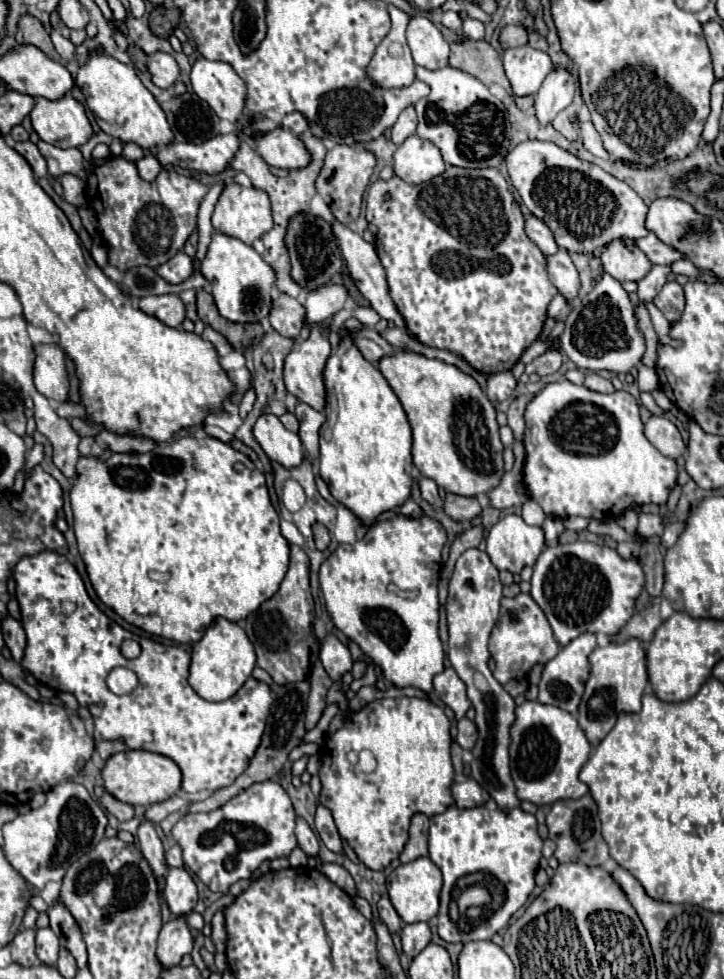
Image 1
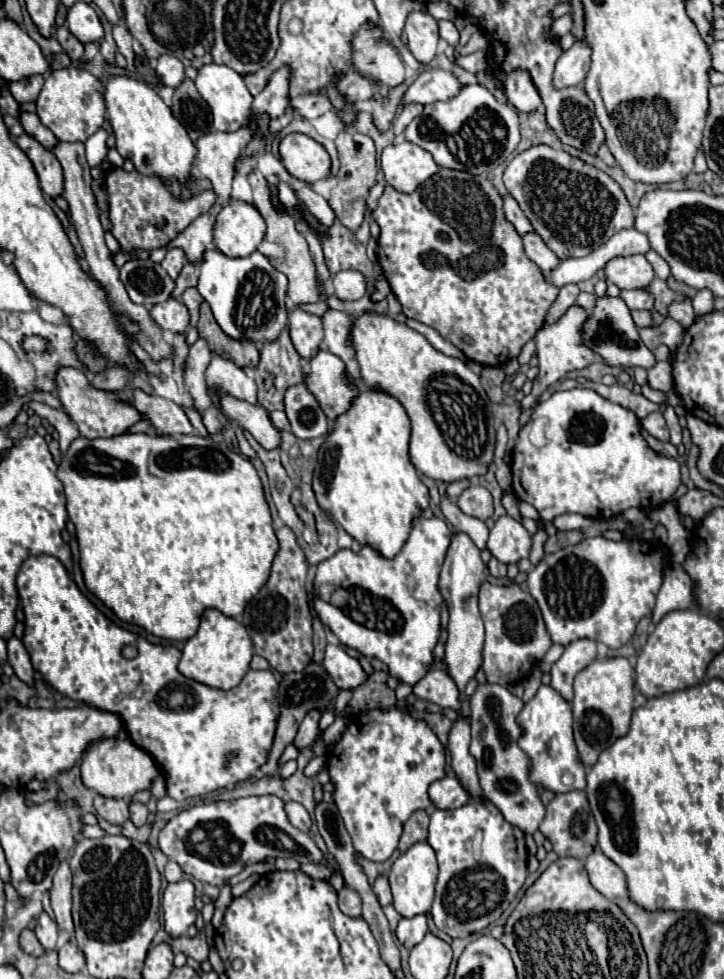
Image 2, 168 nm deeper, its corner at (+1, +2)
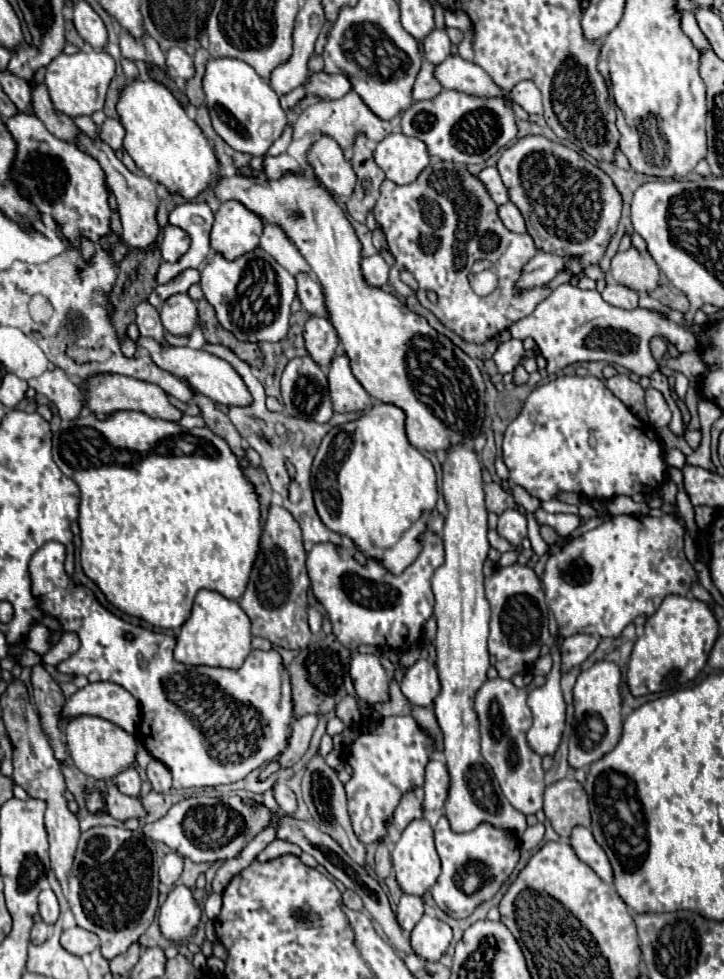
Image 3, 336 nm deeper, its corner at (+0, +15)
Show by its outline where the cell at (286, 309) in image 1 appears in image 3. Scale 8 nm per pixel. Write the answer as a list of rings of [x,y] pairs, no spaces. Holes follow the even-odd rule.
[[[310,316],[304,326],[304,344],[314,362],[326,368],[338,346],[338,336],[330,320],[320,316]]]

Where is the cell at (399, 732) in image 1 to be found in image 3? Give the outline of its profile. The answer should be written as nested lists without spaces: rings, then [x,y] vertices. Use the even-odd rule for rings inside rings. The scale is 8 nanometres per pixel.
[[[384,716],[380,724],[372,724],[368,732],[362,732],[356,736],[356,740],[350,744],[346,762],[352,766],[352,776],[344,784],[346,796],[348,796],[348,812],[352,818],[352,828],[356,836],[364,842],[378,842],[388,834],[388,822],[394,816],[396,806],[400,804],[402,796],[424,786],[424,768],[434,752],[434,740],[418,726],[414,716]]]

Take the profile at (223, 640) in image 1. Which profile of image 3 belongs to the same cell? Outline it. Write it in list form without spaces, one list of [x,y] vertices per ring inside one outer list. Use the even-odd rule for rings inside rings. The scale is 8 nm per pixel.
[[[200,590],[192,616],[184,622],[180,628],[180,634],[176,636],[176,648],[174,648],[174,658],[182,664],[198,666],[218,666],[218,668],[240,668],[250,654],[252,634],[250,634],[250,618],[246,612],[240,608],[236,600],[228,600],[218,592],[212,590]]]

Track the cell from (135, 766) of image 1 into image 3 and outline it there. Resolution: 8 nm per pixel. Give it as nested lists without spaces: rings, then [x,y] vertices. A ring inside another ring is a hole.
[[[78,716],[70,720],[64,728],[66,740],[68,740],[68,750],[74,766],[96,780],[110,780],[116,778],[120,772],[136,766],[136,754],[138,754],[138,742],[134,734],[122,730],[120,726],[96,718],[96,716]]]

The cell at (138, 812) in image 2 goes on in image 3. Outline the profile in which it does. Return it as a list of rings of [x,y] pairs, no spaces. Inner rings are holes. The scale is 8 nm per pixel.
[[[128,768],[126,772],[120,772],[114,782],[118,784],[120,792],[126,794],[126,796],[132,796],[132,798],[138,798],[140,796],[140,788],[142,788],[142,780],[136,772],[136,768]]]

